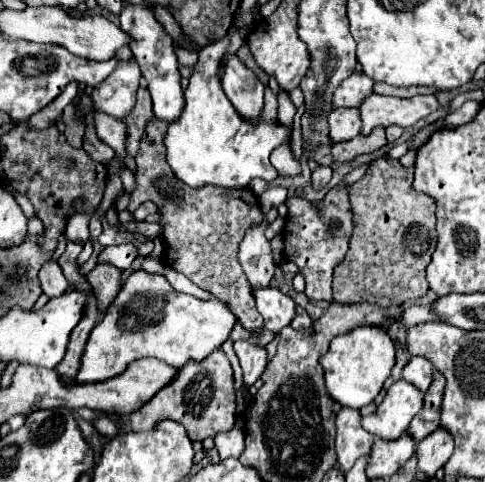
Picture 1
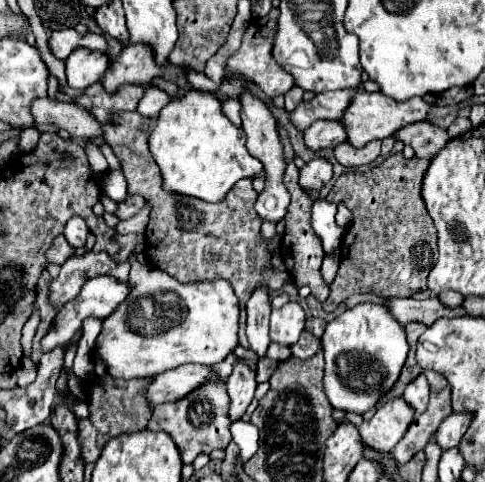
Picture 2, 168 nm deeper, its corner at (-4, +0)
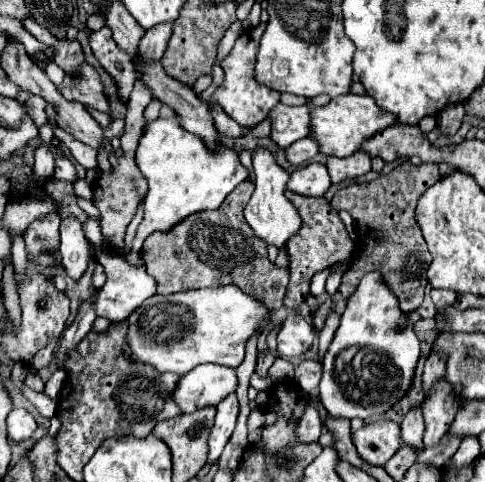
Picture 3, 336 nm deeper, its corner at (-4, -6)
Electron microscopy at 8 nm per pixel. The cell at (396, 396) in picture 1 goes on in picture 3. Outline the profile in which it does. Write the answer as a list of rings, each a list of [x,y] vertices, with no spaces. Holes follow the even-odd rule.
[[[381,420],[367,424],[351,434],[359,456],[373,466],[383,466],[401,448],[401,428],[395,422]]]

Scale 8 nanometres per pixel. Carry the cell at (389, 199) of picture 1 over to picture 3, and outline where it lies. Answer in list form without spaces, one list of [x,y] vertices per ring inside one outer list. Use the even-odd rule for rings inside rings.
[[[403,162],[389,174],[379,176],[377,180],[371,180],[367,184],[345,186],[333,196],[331,206],[335,210],[347,210],[353,216],[357,230],[355,246],[363,246],[357,248],[355,262],[343,274],[339,286],[339,294],[343,298],[355,292],[363,274],[377,270],[383,274],[385,284],[399,298],[399,308],[405,314],[415,312],[419,308],[419,304],[423,302],[423,290],[427,284],[427,268],[431,264],[431,254],[421,236],[421,228],[415,220],[415,206],[421,194],[427,188],[431,188],[431,184],[437,182],[439,178],[441,174],[437,164],[413,166],[411,162]]]

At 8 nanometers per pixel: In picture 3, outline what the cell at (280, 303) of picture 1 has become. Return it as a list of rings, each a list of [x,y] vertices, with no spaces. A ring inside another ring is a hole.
[[[289,314],[283,328],[277,334],[277,350],[287,358],[305,354],[313,346],[315,328],[307,324],[299,314]]]

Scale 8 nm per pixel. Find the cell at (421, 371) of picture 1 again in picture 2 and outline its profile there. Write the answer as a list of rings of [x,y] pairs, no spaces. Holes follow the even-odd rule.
[[[421,372],[403,392],[403,398],[415,408],[415,412],[423,412],[429,402],[429,382],[425,382],[425,374]]]

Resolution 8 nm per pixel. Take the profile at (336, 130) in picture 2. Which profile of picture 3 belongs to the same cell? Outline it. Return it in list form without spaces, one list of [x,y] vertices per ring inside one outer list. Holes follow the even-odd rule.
[[[303,138],[293,142],[289,148],[285,148],[285,158],[289,160],[289,164],[303,164],[305,160],[317,156],[317,142],[313,142],[311,138]]]

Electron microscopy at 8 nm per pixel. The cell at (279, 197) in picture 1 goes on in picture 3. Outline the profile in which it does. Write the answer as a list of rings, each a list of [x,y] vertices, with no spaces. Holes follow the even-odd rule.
[[[257,150],[253,154],[253,170],[255,170],[255,192],[245,208],[245,220],[265,244],[283,248],[287,240],[297,232],[297,228],[301,228],[301,216],[285,196],[289,174],[281,166],[277,166],[269,150]]]

